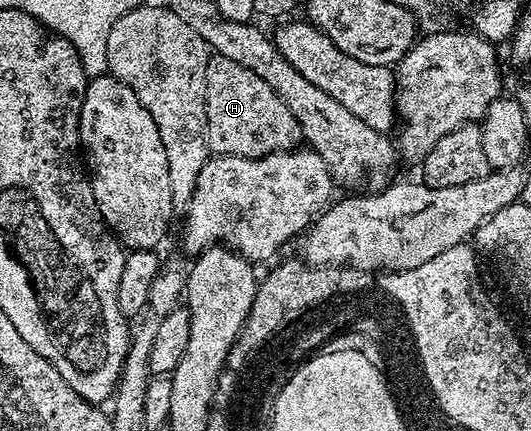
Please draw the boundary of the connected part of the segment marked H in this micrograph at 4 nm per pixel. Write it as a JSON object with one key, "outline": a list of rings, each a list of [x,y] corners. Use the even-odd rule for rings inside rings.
{"outline":[[[213,54],[207,64],[207,128],[209,129],[209,149],[217,156],[230,154],[240,158],[262,158],[268,154],[277,154],[281,150],[294,149],[302,141],[301,125],[297,123],[295,116],[287,108],[287,104],[283,104],[283,100],[279,100],[276,92],[262,78],[255,76],[255,72],[243,68],[243,64],[235,64],[235,60],[227,60],[227,56],[219,56],[218,54]]]}

